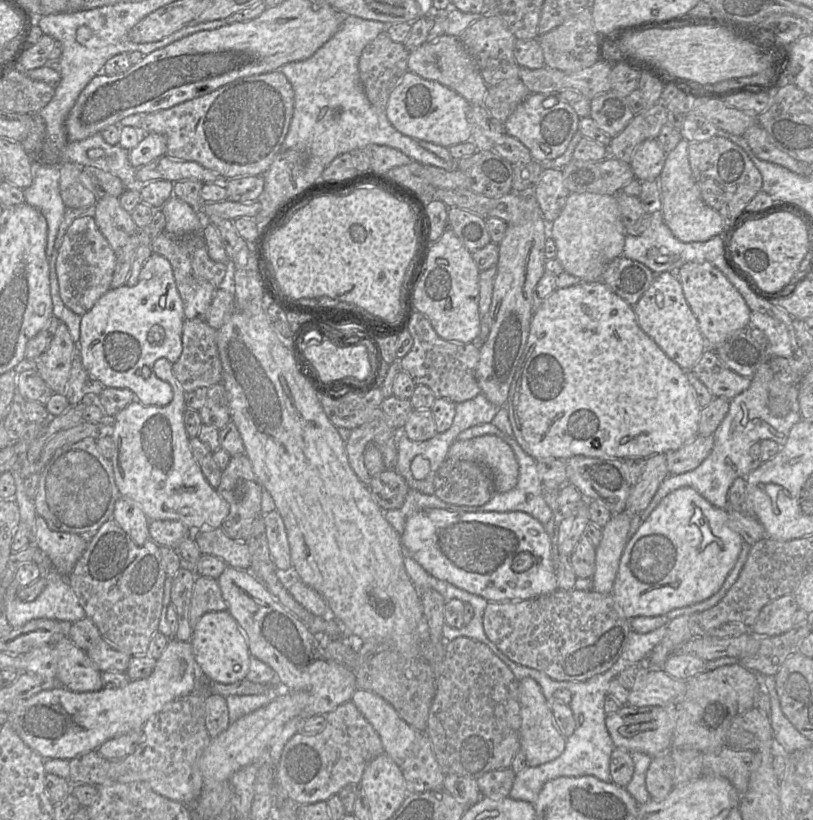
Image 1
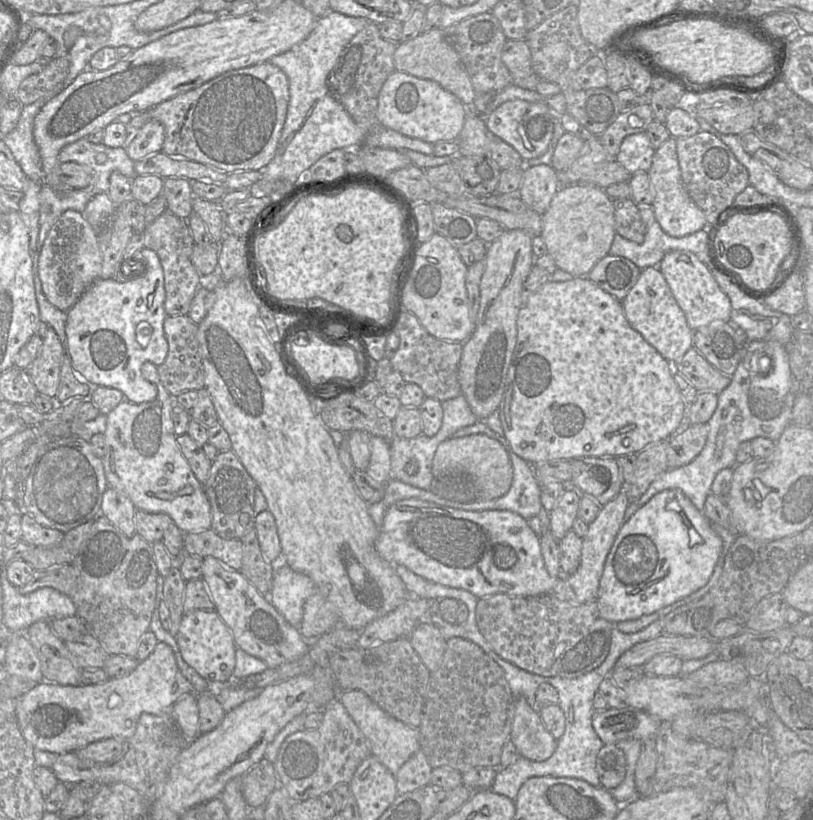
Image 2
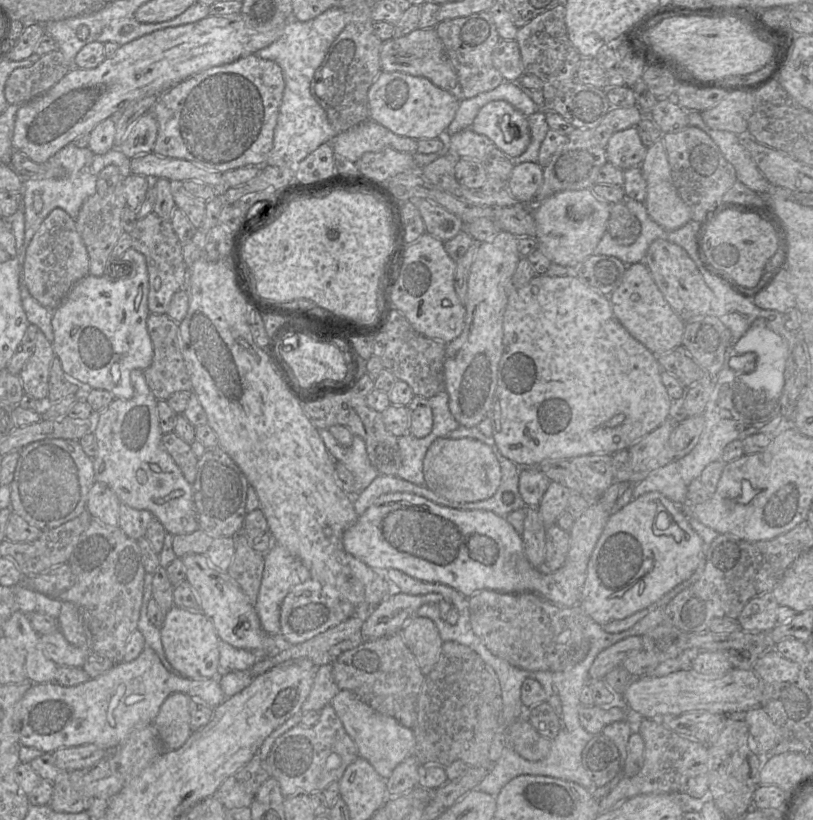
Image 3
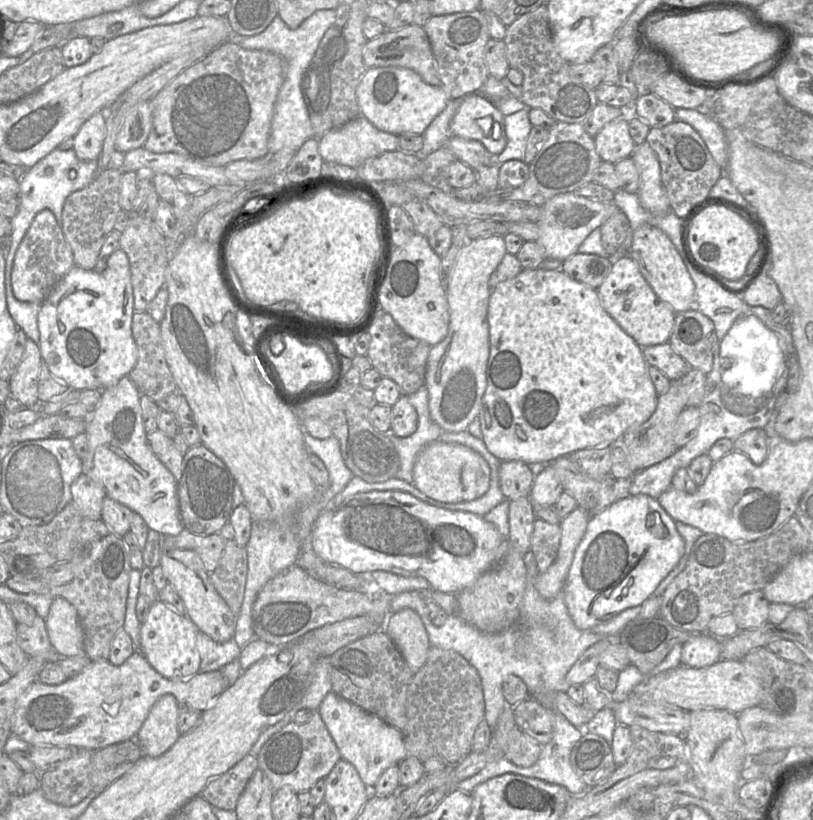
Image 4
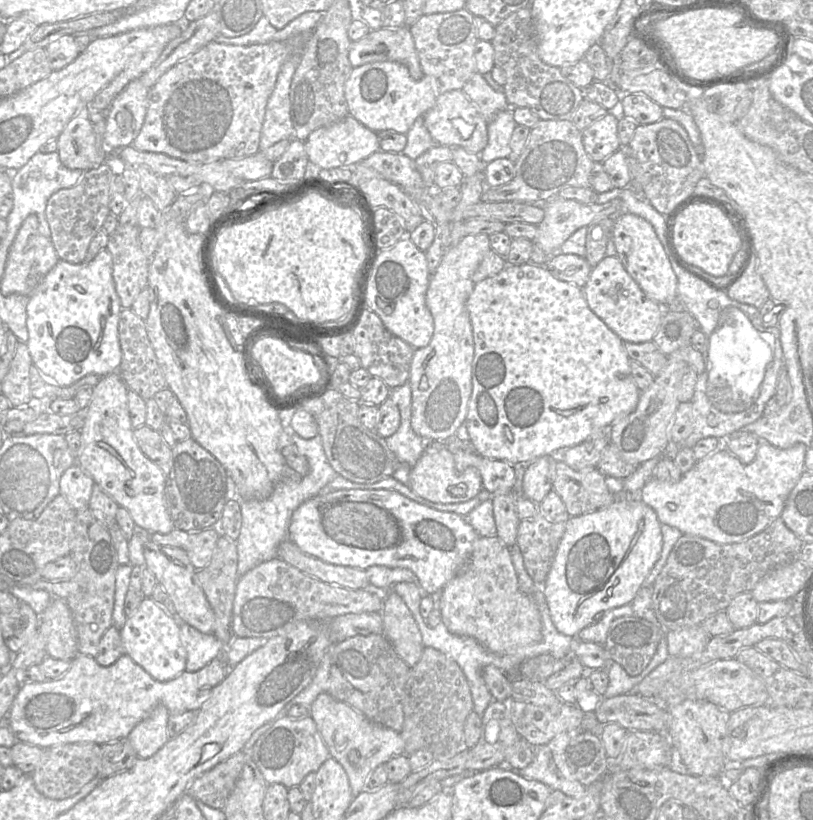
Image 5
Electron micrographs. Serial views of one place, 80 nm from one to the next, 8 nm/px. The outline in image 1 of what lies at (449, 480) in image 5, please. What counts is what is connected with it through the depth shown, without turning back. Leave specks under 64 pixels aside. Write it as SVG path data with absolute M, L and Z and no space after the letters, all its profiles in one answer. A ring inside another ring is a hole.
M485 435L468 440L456 440L450 446L446 460L476 461L486 465L492 474L496 493L515 487L519 465L512 448L502 439Z

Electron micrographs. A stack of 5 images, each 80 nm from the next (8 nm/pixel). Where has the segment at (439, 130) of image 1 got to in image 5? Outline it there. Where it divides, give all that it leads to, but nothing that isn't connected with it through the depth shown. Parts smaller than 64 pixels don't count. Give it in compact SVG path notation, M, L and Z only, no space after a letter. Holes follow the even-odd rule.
M383 61L353 67L344 86L349 115L368 129L406 134L418 118L422 118L436 103L439 93L433 76L415 80L400 62Z

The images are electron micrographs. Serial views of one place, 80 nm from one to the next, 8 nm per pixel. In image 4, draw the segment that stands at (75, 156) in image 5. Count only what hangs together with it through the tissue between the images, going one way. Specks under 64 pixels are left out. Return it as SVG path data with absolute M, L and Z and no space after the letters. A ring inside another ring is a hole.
M97 112L86 120L73 136L76 156L83 161L97 160L102 153L105 136L105 114Z

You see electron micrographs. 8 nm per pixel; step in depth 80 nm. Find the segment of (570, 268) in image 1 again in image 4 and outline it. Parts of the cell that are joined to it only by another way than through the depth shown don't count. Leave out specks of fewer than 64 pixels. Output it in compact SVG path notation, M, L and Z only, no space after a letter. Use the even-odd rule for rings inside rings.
M575 192L558 194L541 206L541 216L537 222L539 238L537 243L546 258L564 261L578 253L583 241L612 216L619 208L612 202L598 202L577 195Z

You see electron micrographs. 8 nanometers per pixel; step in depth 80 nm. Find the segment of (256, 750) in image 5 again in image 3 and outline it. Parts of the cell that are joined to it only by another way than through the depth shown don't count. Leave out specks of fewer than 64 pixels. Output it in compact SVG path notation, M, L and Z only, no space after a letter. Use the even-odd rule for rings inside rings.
M328 704L319 714L314 726L298 725L277 738L264 760L285 797L321 792L331 783L338 782L346 768L360 757L355 741L346 732L334 708Z

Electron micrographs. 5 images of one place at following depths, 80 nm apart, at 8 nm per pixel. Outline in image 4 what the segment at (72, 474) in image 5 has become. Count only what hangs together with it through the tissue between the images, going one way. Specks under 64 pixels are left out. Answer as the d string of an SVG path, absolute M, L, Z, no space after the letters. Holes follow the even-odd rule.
M82 473L71 485L72 502L84 518L101 519L102 503L107 496L102 485Z

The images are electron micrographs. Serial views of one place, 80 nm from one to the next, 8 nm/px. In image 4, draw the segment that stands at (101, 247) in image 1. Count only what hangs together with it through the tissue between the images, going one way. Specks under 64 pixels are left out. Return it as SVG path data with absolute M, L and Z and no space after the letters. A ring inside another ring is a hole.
M42 210L34 217L15 252L10 272L12 294L21 300L41 304L74 266L73 252L64 237L60 220L53 212Z

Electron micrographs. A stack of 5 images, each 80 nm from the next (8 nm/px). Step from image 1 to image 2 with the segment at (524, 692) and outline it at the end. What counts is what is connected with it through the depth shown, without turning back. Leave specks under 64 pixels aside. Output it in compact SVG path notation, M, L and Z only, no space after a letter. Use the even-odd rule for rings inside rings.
M519 697L515 700L510 741L520 756L532 761L547 760L553 755L557 746L557 739L545 728L538 708L533 707L525 697Z

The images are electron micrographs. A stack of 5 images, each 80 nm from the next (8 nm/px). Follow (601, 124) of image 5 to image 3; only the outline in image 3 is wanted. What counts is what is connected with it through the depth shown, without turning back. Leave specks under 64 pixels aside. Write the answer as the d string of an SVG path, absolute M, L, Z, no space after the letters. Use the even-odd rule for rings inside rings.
M635 127L614 133L605 147L607 161L626 170L639 167L643 162L647 147L642 143Z

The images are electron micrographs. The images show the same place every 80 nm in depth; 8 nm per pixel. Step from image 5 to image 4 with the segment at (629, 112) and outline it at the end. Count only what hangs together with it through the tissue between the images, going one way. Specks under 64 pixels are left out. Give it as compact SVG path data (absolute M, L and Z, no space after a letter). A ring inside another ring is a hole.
M638 96L632 103L633 114L650 128L662 128L676 121L675 109L655 96Z

